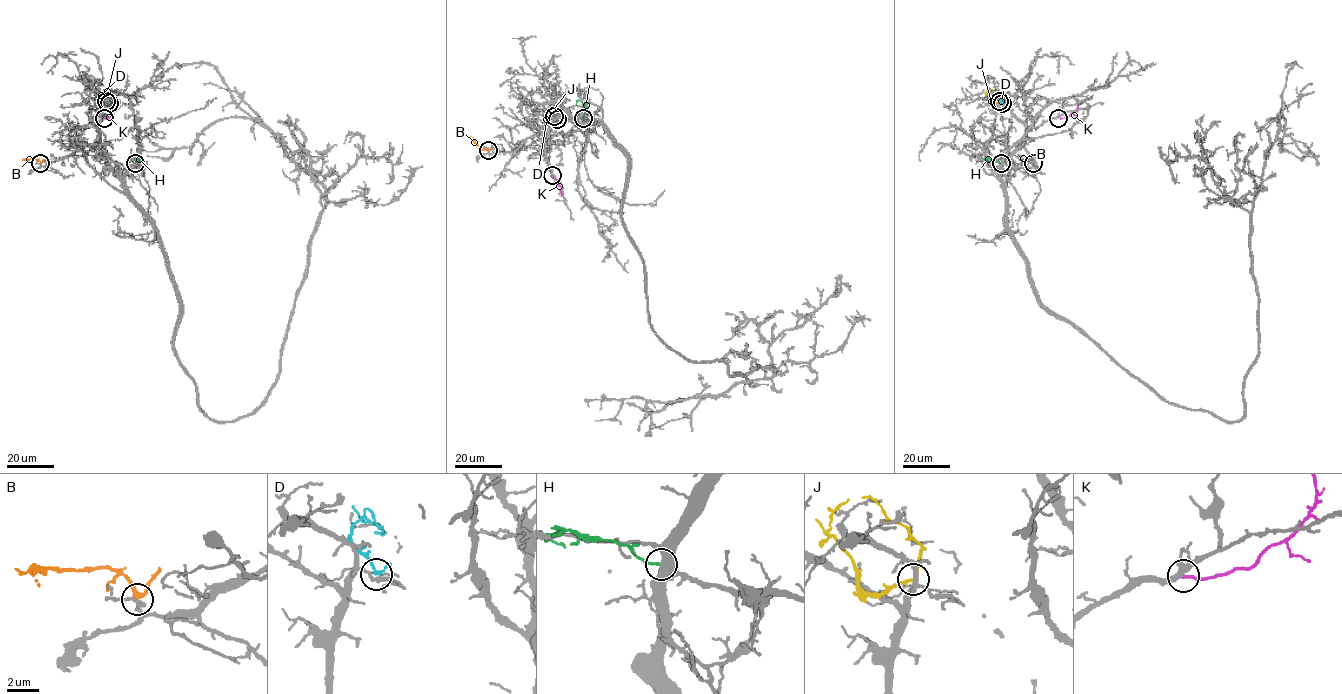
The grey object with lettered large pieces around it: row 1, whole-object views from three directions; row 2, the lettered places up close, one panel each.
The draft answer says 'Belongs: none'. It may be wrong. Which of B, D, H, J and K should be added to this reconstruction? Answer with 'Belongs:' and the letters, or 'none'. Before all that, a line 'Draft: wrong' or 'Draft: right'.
Draft: right
Belongs: none

